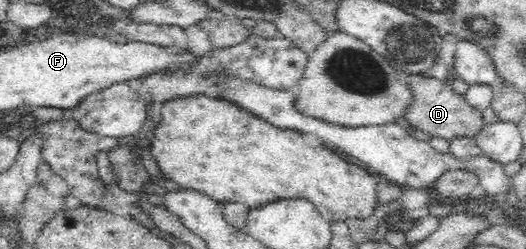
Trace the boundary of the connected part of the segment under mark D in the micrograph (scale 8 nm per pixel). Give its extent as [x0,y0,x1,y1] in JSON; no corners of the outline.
[401,74,486,141]

